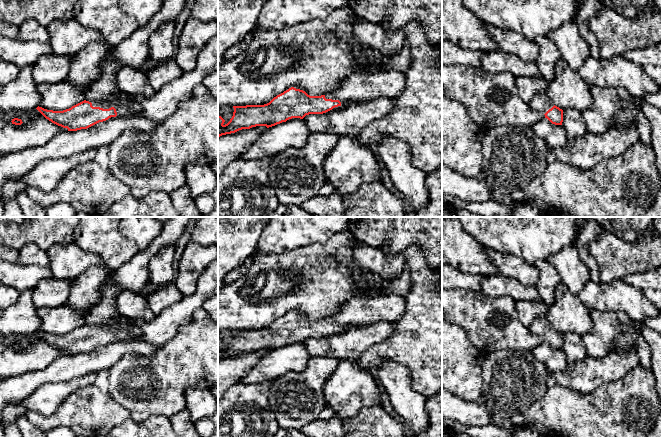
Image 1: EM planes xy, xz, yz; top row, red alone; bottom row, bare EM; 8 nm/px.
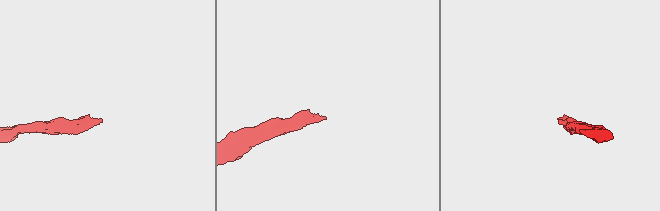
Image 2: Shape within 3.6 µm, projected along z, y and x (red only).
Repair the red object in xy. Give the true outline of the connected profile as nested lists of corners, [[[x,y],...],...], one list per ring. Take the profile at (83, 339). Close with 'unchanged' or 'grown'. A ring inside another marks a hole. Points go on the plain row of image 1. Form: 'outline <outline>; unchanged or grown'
outline [[[119,315],[111,324],[98,327],[84,324],[63,335],[47,334],[39,330],[36,333],[52,347],[67,352],[68,355],[77,355],[87,353],[111,341],[138,337],[140,329],[131,322],[131,319]]]; grown

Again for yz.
outline [[[547,316],[536,317],[532,321],[529,330],[534,334],[543,336],[545,342],[547,342],[552,348],[562,349],[563,334],[552,327]]]; grown

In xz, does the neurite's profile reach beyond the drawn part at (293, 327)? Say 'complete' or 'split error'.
split error

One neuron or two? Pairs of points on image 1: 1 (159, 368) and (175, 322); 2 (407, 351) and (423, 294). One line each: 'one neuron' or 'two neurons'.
1: two neurons
2: one neuron

